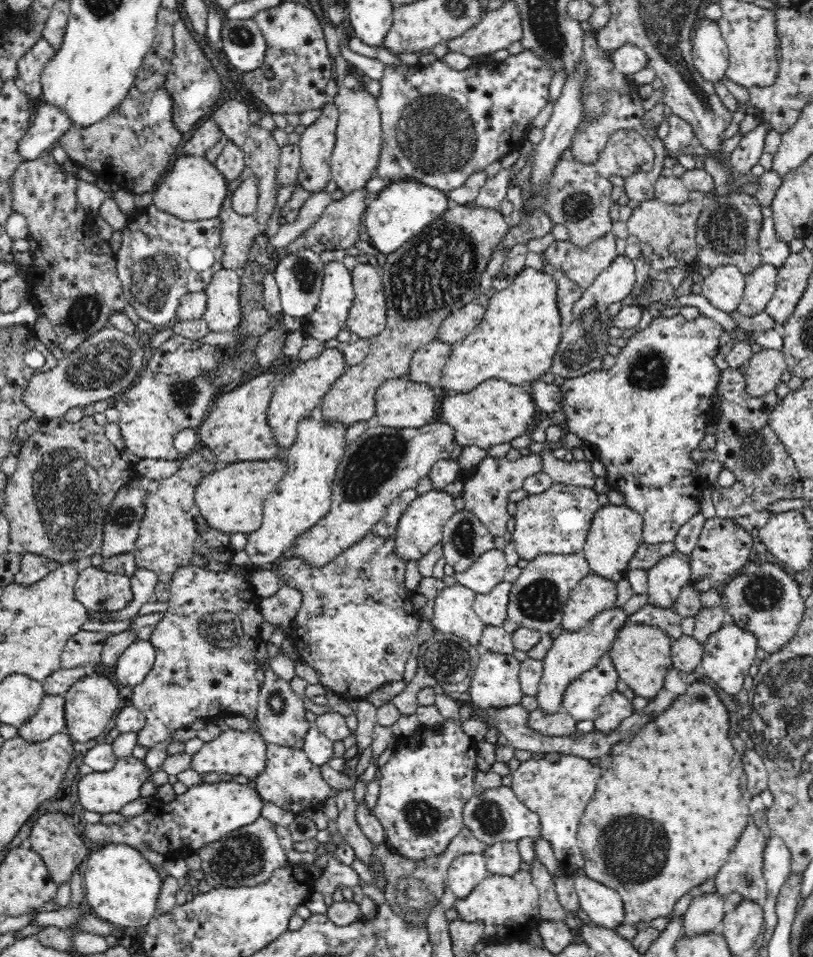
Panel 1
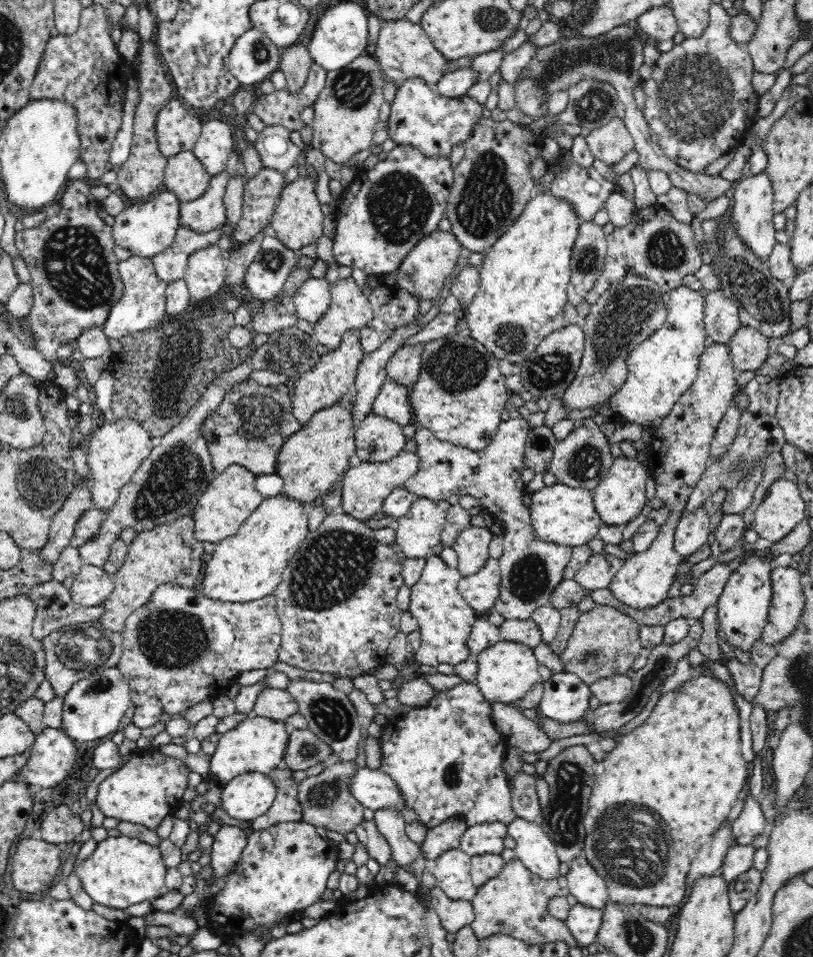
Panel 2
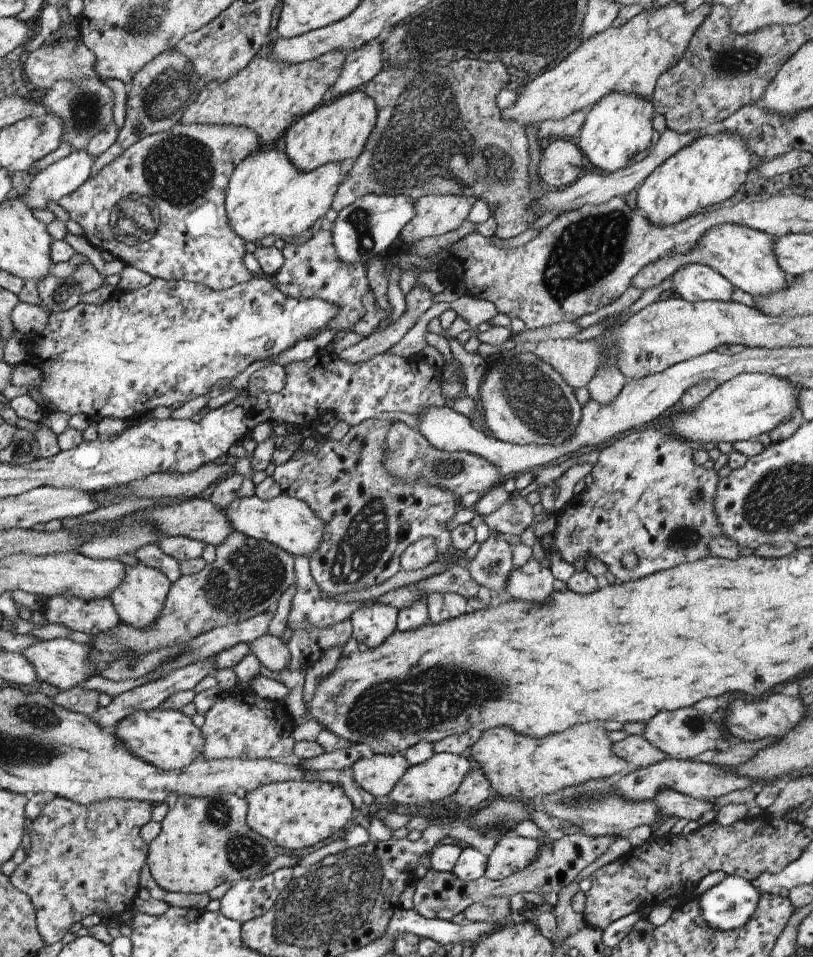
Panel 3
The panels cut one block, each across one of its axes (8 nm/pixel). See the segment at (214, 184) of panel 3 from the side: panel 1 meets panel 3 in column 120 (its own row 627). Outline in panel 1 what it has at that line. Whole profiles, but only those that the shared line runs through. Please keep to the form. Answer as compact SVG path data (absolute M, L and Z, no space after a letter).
M190 565L187 567L180 567L175 570L172 575L172 582L169 586L169 599L168 609L163 612L163 617L156 623L154 630L149 638L149 643L155 648L155 663L148 672L146 679L141 682L139 686L133 688L134 694L131 697L132 706L140 710L147 719L145 727L137 732L138 746L145 747L146 749L154 748L156 744L171 741L178 736L181 729L188 729L193 724L194 720L202 719L208 721L209 718L218 716L218 714L226 713L228 715L238 715L246 717L250 722L250 729L257 730L256 710L259 704L259 682L255 678L257 664L254 663L254 653L258 646L263 642L260 635L260 624L264 622L264 615L260 613L259 604L261 598L254 593L252 585L250 584L249 577L244 575L241 568L233 568L232 570L211 571L202 567Z

